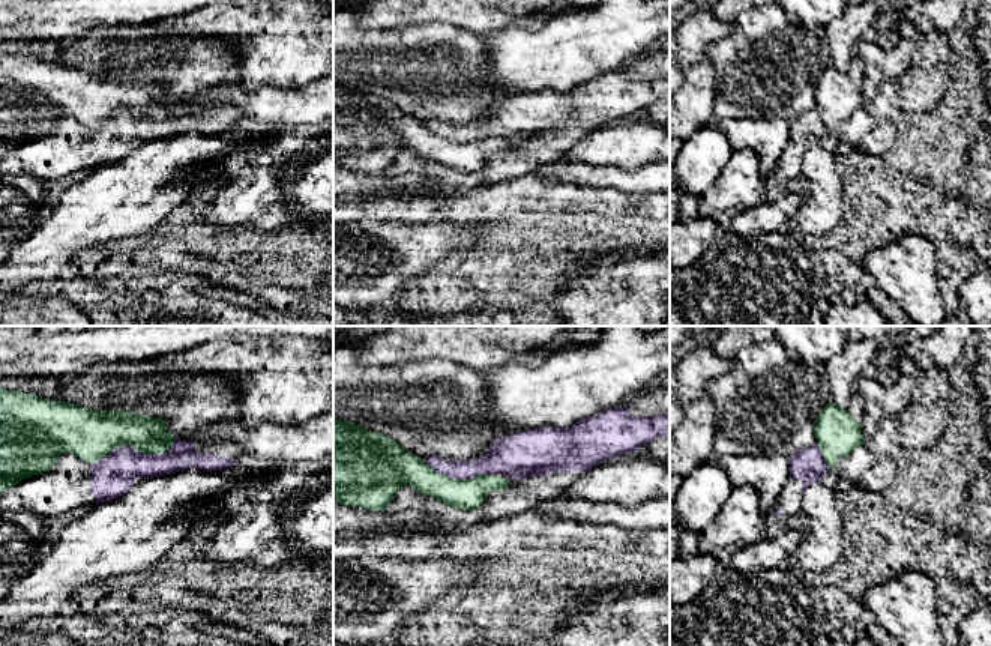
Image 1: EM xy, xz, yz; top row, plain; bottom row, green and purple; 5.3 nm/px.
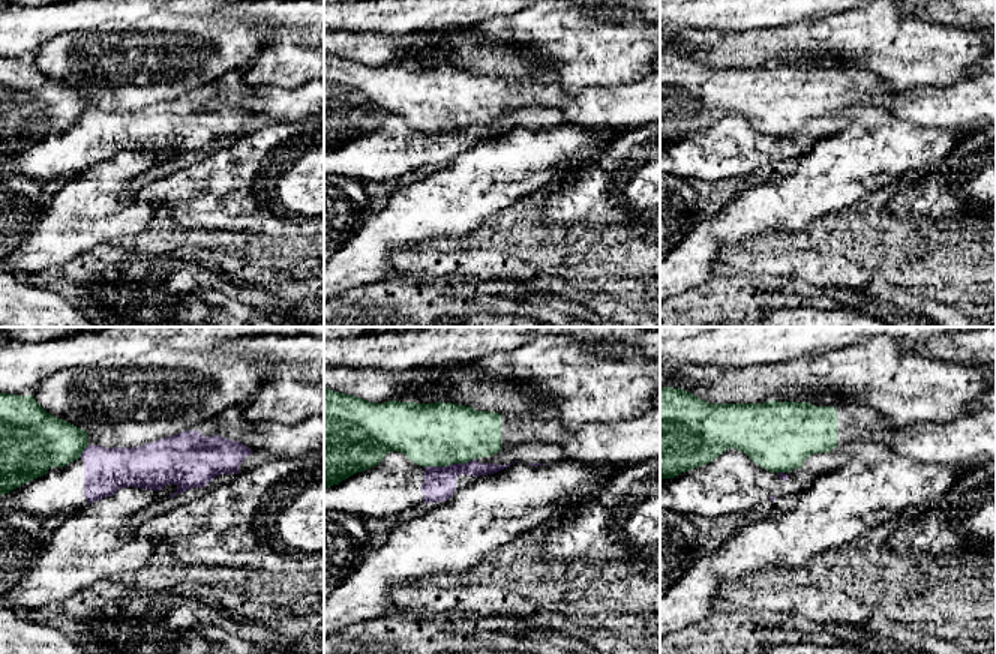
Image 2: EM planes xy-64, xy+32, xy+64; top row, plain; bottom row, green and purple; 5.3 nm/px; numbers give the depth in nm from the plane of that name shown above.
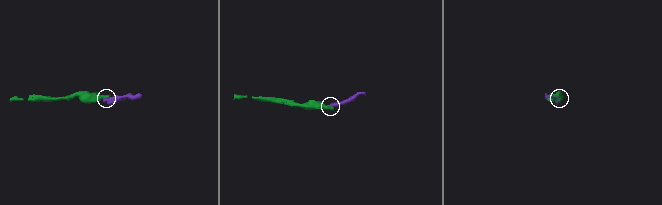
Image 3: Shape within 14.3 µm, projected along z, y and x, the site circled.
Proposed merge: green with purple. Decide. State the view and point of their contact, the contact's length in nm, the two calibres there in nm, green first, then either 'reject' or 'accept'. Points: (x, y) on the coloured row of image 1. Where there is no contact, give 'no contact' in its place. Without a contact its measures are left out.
contact xy (128, 445); length 420 nm; calibres 280 and 220 nm; reject

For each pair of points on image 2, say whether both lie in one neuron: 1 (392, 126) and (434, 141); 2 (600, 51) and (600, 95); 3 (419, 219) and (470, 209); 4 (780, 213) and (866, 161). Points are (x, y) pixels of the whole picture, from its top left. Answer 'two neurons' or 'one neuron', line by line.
1: one neuron
2: two neurons
3: one neuron
4: one neuron

